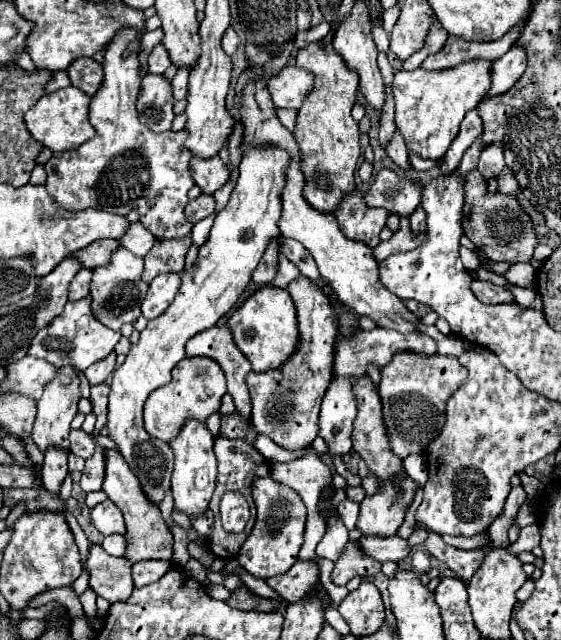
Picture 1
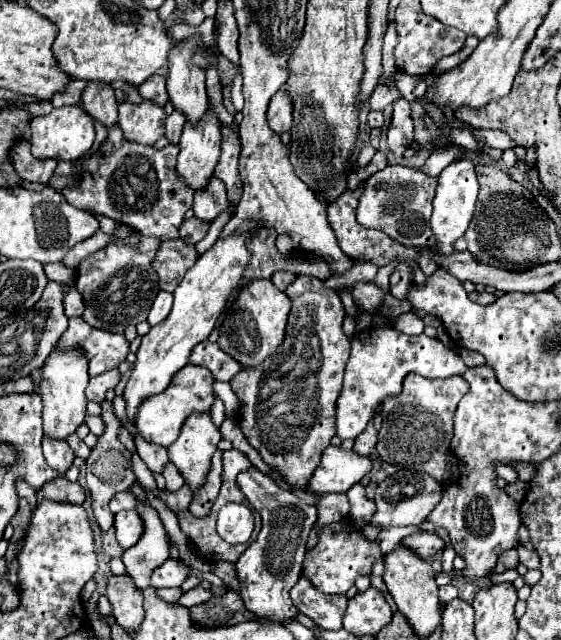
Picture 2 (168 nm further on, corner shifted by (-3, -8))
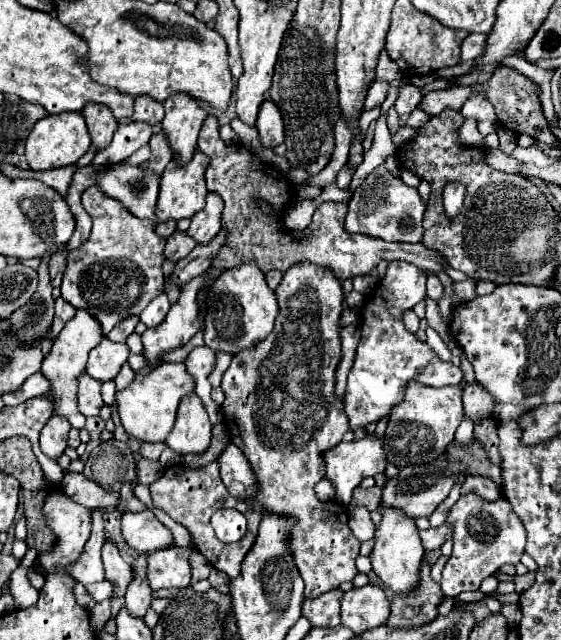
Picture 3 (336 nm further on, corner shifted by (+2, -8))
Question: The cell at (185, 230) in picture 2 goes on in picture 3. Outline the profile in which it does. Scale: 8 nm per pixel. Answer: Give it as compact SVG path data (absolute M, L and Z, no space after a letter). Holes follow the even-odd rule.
M175 230L169 238L167 238L167 246L165 246L165 258L169 260L183 260L193 248L197 246L195 238L191 238L187 232L179 232Z

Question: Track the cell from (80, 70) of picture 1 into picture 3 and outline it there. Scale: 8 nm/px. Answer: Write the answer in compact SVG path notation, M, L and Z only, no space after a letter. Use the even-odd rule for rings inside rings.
M87 104L81 114L85 116L91 142L97 148L105 148L111 142L113 132L117 130L117 118L111 114L111 110L99 106L99 104Z

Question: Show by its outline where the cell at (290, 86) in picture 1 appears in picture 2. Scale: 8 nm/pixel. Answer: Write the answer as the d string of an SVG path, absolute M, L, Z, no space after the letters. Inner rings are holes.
M280 90L272 96L266 116L268 116L268 126L276 134L290 130L290 126L292 126L292 100L288 98L288 94L284 94L284 90Z

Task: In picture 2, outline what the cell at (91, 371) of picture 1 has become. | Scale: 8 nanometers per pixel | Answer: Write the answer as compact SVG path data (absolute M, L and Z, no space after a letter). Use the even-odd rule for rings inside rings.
M116 368L108 370L108 372L100 374L100 376L94 376L94 378L90 378L90 384L86 388L86 398L90 402L104 402L106 390L114 388L118 382L120 382L120 372Z

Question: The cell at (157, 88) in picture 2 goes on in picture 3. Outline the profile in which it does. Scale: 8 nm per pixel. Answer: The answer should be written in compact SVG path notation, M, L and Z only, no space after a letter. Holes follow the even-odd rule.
M147 94L137 96L135 98L135 112L133 112L133 120L141 120L141 122L149 122L149 124L157 124L163 120L163 104L155 102L153 98L147 98Z

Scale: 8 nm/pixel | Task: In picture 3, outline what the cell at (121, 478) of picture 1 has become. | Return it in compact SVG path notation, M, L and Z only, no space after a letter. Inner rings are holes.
M139 554L133 560L133 570L135 570L135 578L131 582L131 586L127 586L127 594L125 594L125 606L131 614L143 618L147 608L151 606L151 588L147 586L147 558L149 554Z

